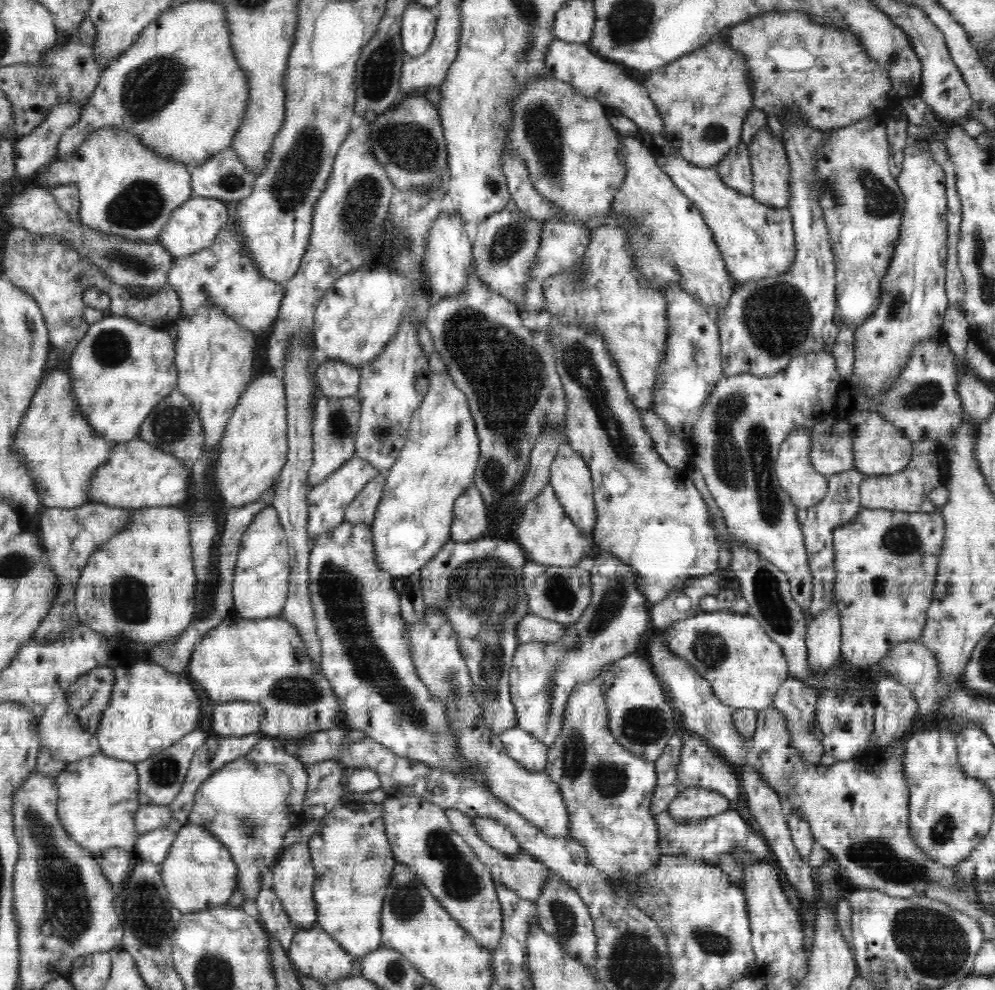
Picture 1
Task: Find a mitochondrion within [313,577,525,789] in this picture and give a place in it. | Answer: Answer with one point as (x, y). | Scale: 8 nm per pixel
(450, 680)

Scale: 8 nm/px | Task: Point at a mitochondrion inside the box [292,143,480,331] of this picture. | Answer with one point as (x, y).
(363, 199)

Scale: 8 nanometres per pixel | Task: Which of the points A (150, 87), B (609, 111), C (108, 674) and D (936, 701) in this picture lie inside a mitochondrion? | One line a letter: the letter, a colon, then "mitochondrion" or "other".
A: mitochondrion
B: other
C: other
D: mitochondrion

